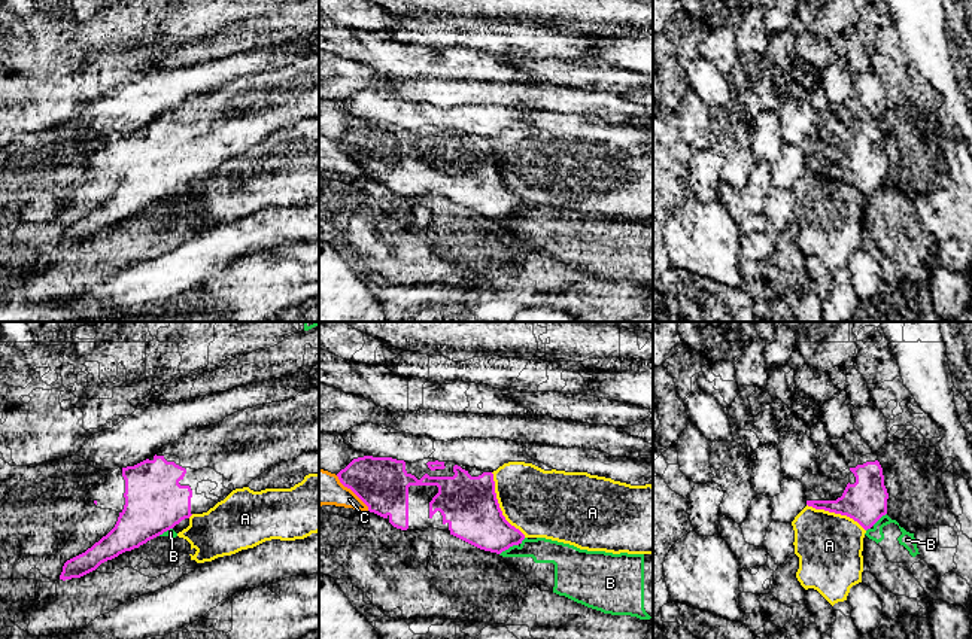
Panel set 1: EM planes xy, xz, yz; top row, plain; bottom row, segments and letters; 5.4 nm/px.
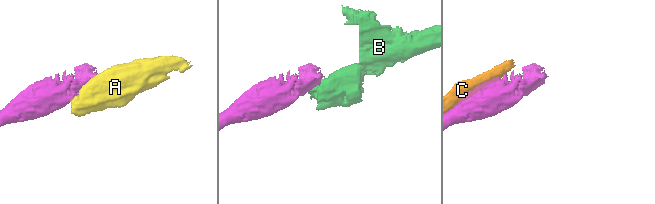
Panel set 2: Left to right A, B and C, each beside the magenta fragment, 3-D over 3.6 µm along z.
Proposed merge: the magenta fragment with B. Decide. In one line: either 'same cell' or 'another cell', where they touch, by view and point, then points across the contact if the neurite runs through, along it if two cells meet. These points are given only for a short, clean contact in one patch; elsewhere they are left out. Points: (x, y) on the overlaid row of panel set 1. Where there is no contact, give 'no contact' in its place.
another cell; contact xz (509, 547); border xz (518, 544), (513, 544), (500, 554)

